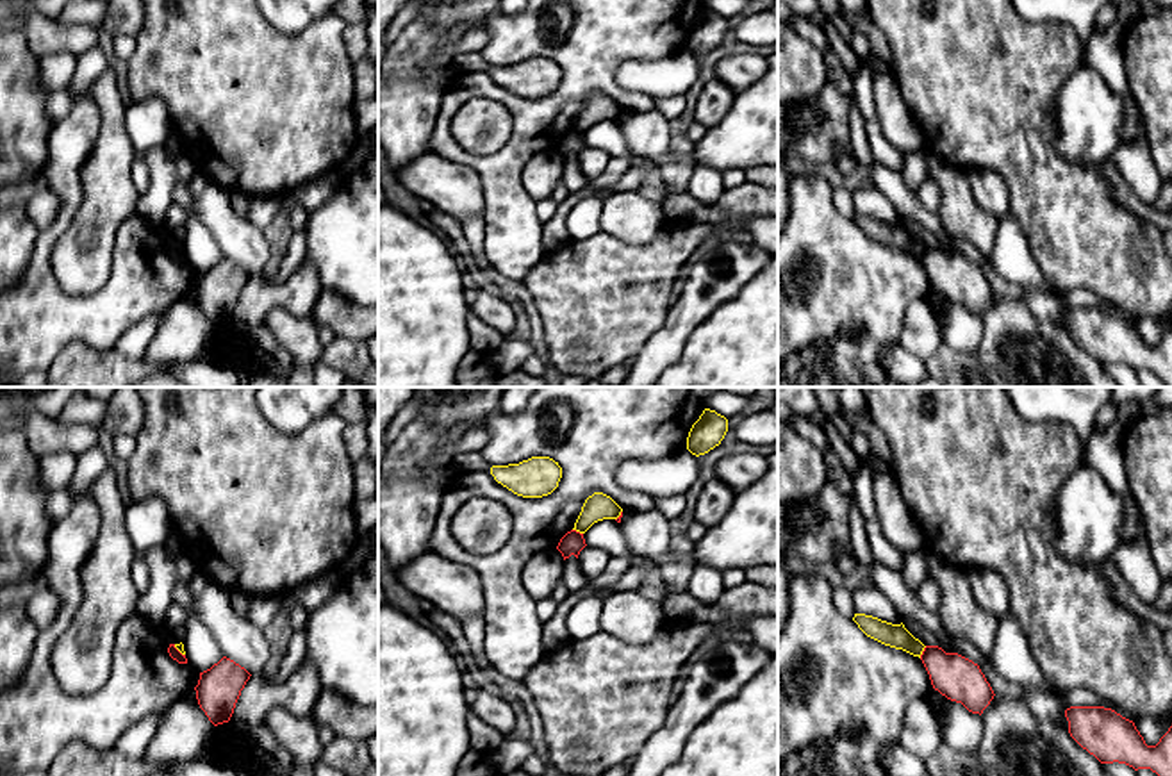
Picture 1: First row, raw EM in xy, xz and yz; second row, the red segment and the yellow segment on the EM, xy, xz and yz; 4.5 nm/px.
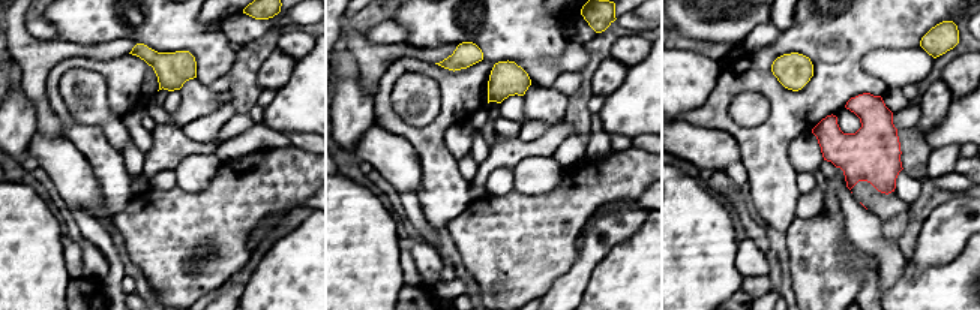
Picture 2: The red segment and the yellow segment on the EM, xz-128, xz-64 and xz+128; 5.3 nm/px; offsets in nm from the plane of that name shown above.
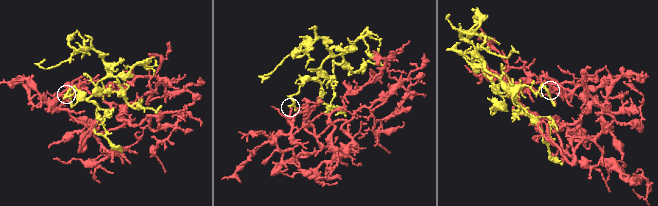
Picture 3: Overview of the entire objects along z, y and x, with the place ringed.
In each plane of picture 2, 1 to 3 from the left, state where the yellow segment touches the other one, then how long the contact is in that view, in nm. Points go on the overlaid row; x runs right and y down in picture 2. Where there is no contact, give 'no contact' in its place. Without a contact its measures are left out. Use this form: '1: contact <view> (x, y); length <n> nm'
1: no contact
2: no contact
3: no contact

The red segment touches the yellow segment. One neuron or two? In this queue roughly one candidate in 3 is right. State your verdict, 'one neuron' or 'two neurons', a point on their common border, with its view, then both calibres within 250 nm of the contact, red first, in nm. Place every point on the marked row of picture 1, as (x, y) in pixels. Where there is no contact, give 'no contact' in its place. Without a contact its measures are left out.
two neurons; meets red in yz at (923, 652); 200 nm thick on the red side, 110 nm on the other

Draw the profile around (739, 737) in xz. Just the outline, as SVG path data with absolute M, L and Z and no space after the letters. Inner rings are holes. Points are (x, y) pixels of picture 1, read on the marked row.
M778 655L740 692L697 724L681 756L662 776L778 776Z

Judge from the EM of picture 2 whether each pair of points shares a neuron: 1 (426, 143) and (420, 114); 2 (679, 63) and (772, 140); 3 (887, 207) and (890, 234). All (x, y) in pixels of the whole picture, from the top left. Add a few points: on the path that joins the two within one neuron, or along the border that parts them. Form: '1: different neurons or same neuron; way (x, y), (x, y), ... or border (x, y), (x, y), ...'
1: different neurons; border (440, 95), (440, 111), (426, 125), (399, 116)
2: different neurons; border (725, 65), (710, 95), (700, 105), (685, 113)
3: different neurons; border (907, 210), (881, 220)

